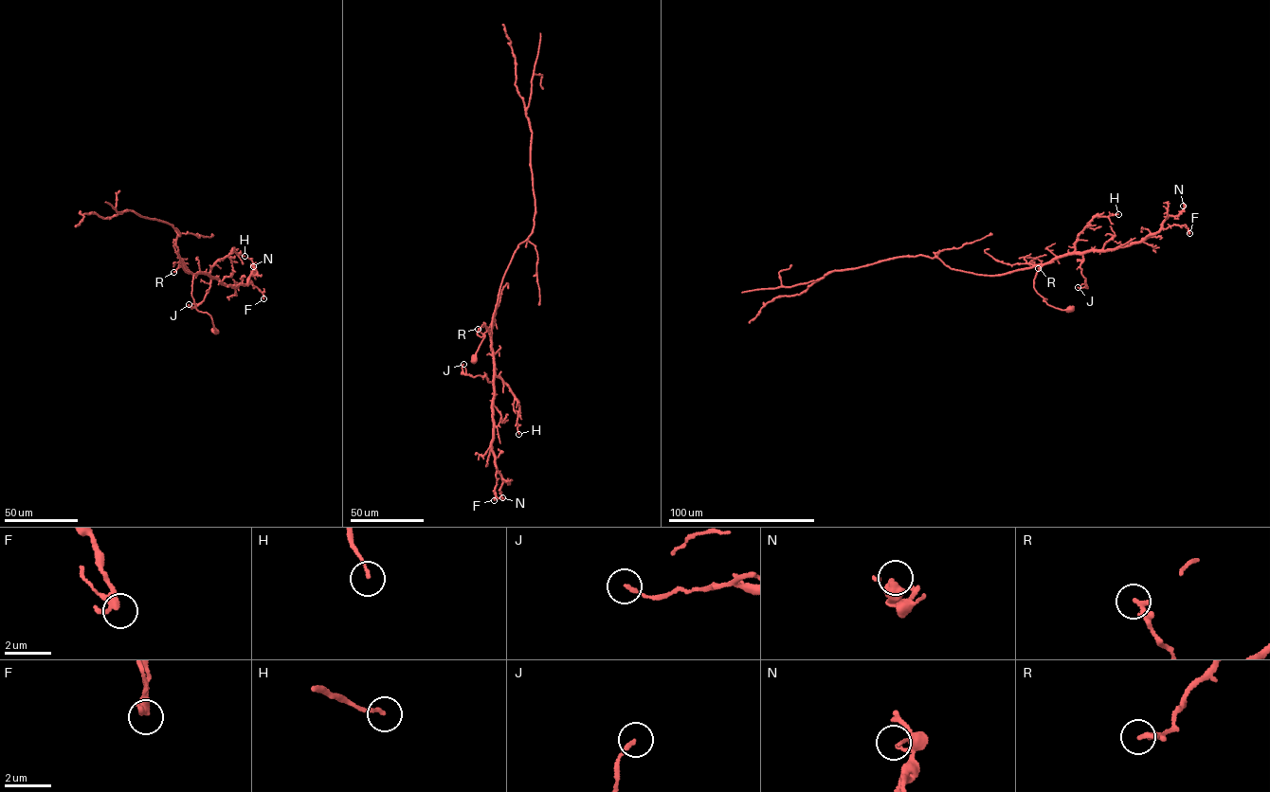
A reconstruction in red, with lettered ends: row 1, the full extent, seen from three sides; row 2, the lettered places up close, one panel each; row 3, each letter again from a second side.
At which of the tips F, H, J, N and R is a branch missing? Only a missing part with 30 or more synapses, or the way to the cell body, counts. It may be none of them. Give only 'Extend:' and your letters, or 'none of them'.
Extend: none of them

